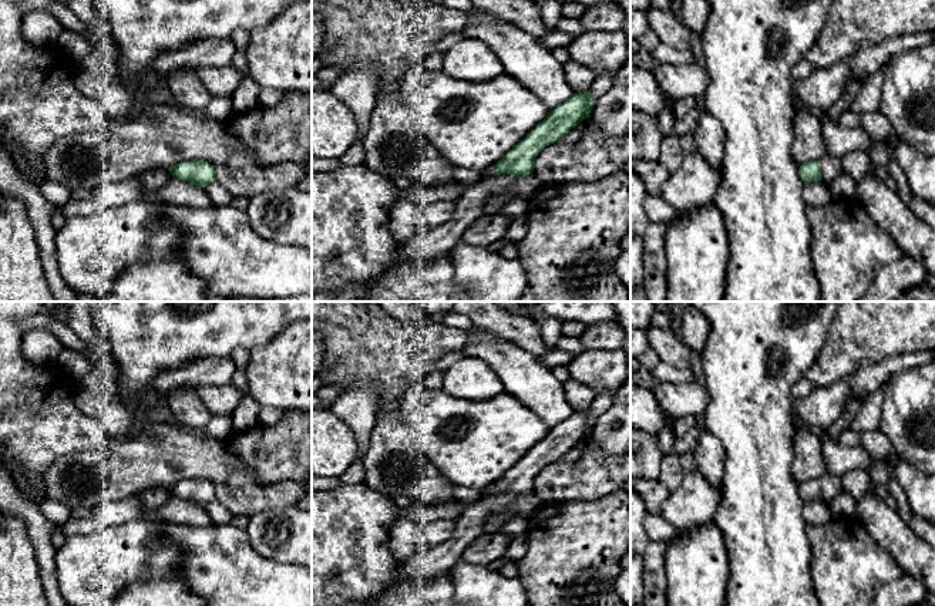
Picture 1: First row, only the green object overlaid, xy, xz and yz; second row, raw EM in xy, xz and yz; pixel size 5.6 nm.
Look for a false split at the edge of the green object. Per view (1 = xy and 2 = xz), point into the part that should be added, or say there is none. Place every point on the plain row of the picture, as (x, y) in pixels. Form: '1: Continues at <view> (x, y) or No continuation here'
1: No continuation here
2: Continues at xz (470, 525)

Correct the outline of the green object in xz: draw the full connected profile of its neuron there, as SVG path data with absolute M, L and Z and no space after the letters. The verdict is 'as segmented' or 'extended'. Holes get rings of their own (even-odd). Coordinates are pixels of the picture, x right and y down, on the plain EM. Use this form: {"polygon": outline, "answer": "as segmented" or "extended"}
{"polygon": "M591 410L574 411L566 420L551 428L545 438L508 469L494 485L494 495L464 505L455 519L455 529L448 541L424 549L410 560L400 560L393 582L374 596L347 606L373 606L390 588L407 580L424 580L453 568L465 548L485 533L485 523L492 514L511 506L518 496L534 491L535 477L548 464L564 457L581 440L589 437L595 420Z", "answer": "extended"}

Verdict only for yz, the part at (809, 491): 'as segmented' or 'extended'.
extended

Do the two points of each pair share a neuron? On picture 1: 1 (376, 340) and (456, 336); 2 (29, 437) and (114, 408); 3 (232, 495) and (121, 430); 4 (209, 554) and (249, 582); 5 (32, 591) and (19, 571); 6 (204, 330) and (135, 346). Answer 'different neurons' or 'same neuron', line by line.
1: same neuron
2: different neurons
3: different neurons
4: same neuron
5: same neuron
6: same neuron

